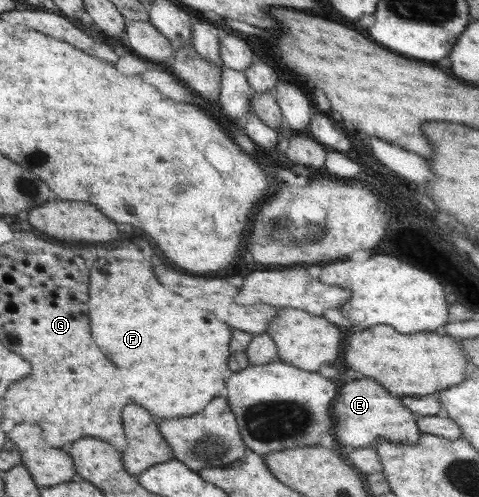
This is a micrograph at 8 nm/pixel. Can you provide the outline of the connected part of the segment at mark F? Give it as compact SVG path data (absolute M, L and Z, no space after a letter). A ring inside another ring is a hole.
M137 239L123 249L104 251L94 261L90 273L91 327L95 327L95 343L99 343L101 351L107 351L111 361L123 367L127 383L125 391L129 393L131 403L147 407L151 415L159 417L158 421L187 418L201 413L211 400L227 397L227 377L234 373L229 371L230 366L227 367L227 359L232 357L229 352L231 329L215 315L197 311L197 307L181 295L163 289L151 271L153 265L159 265L159 257L153 253L147 239Z

